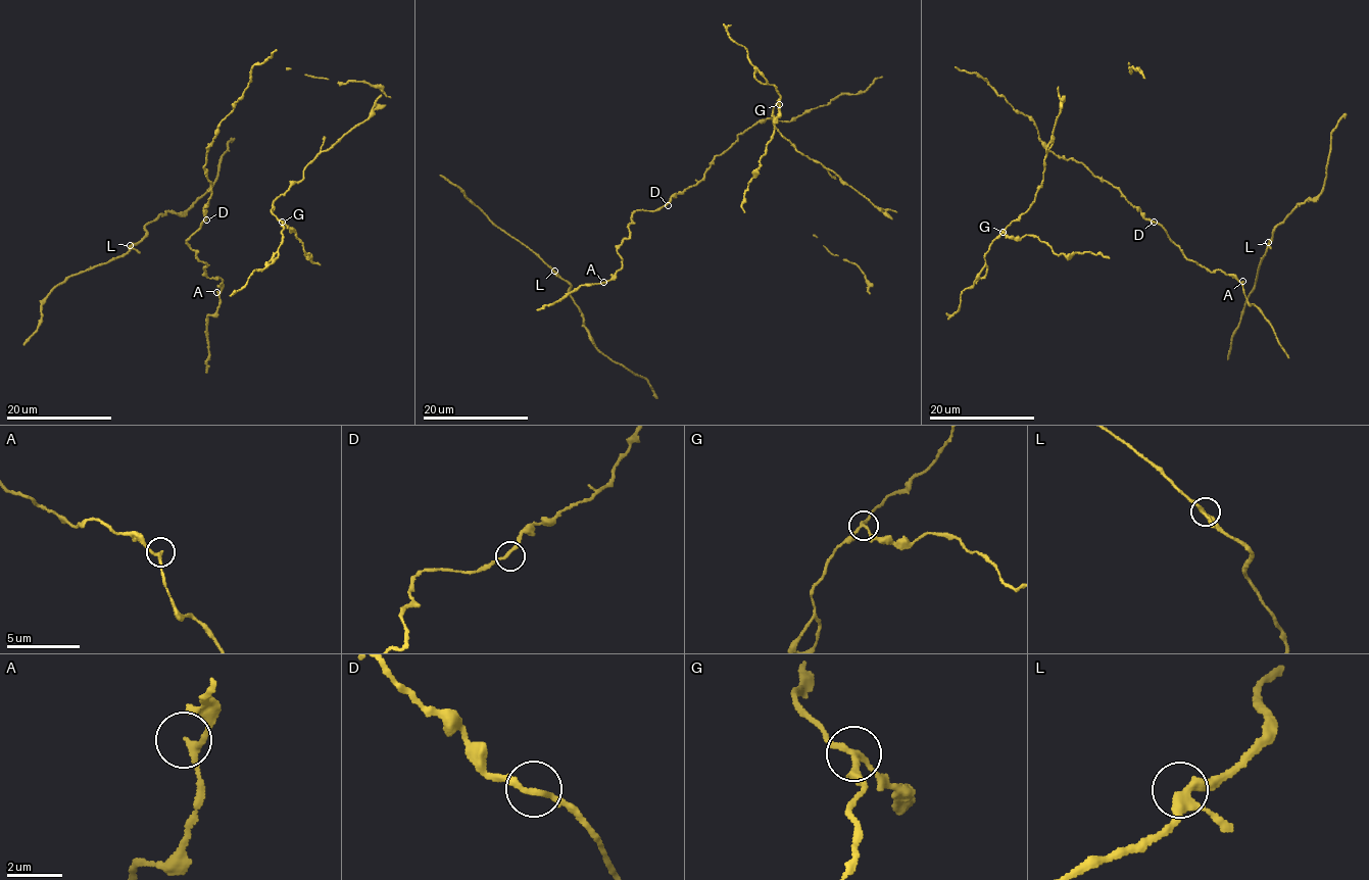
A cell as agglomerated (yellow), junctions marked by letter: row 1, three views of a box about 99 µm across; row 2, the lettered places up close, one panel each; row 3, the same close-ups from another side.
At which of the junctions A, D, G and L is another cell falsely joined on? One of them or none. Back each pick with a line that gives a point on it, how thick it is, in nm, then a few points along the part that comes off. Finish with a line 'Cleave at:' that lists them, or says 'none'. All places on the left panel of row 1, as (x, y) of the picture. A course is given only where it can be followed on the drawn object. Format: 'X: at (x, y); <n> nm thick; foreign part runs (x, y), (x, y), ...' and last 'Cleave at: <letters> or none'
G: at (282, 222); 190 nm thick; foreign part runs (282, 222), (292, 228), (292, 231), (295, 229), (308, 253), (306, 256), (321, 265)
Cleave at: G

